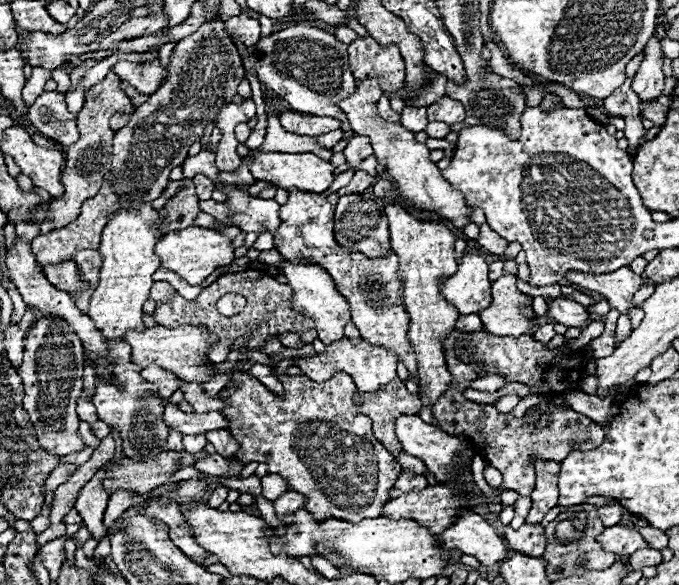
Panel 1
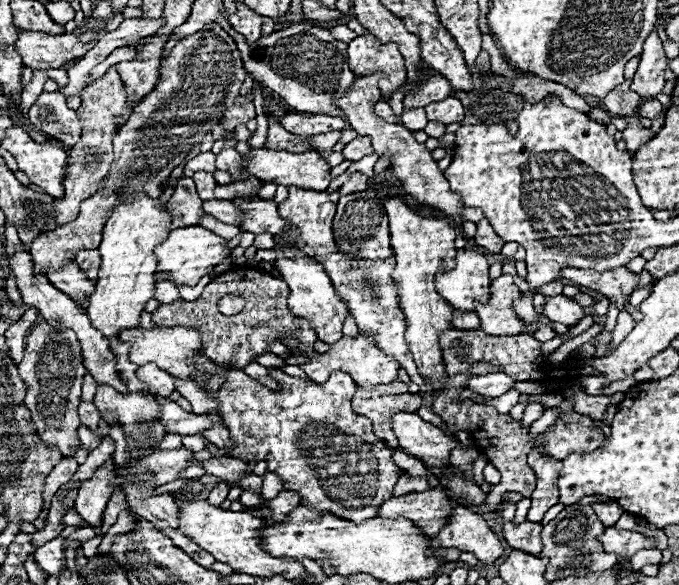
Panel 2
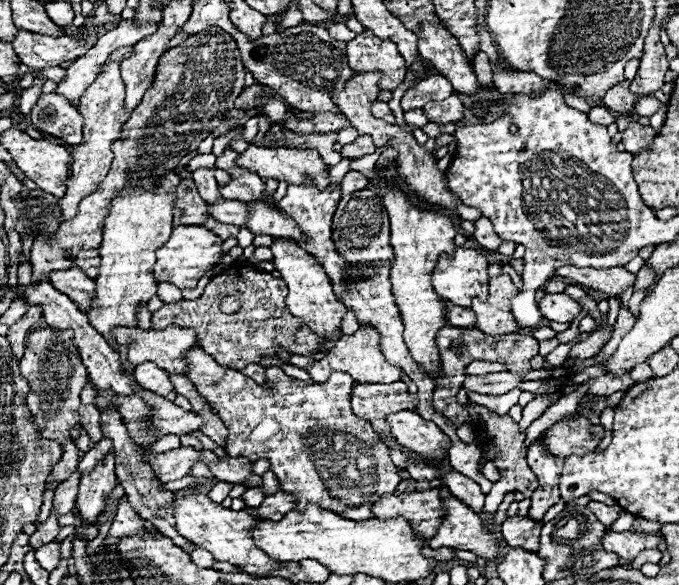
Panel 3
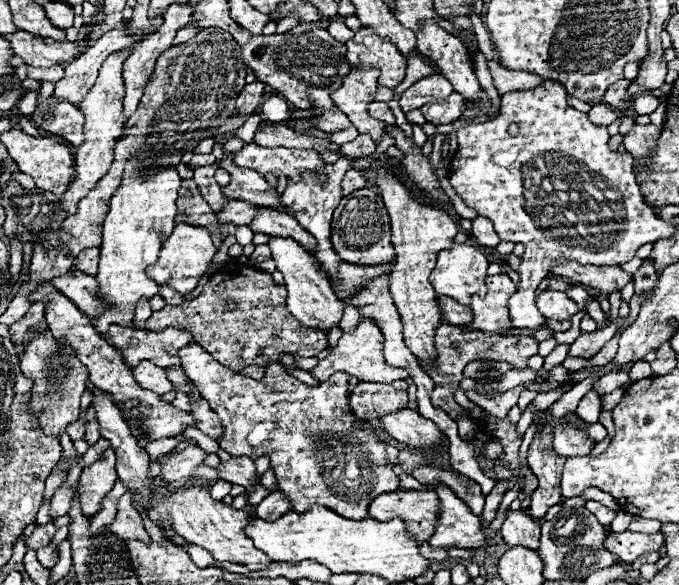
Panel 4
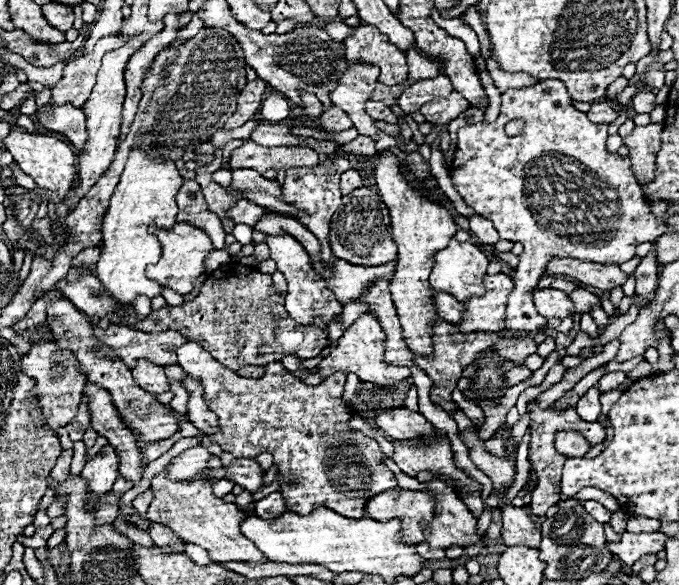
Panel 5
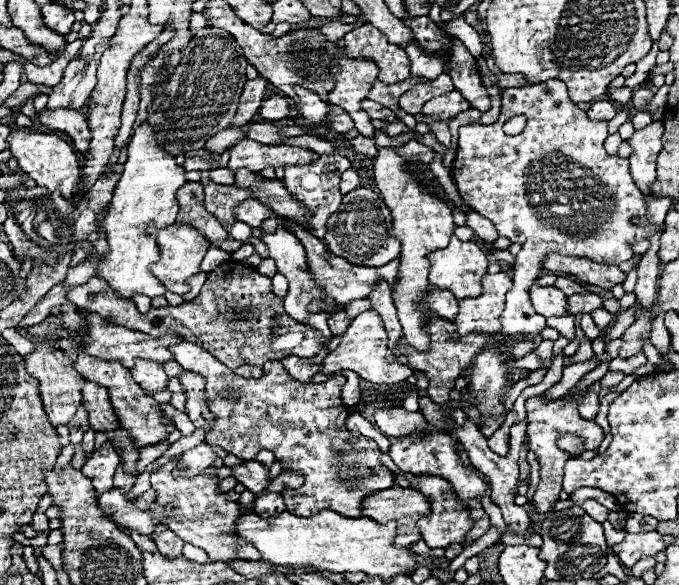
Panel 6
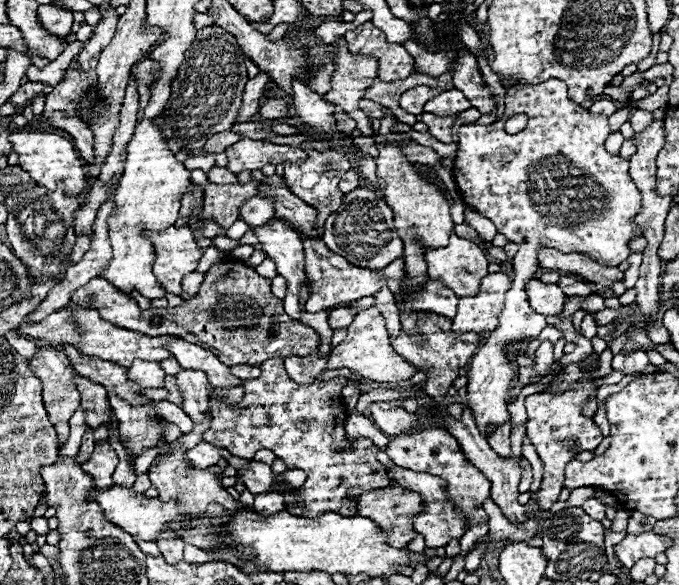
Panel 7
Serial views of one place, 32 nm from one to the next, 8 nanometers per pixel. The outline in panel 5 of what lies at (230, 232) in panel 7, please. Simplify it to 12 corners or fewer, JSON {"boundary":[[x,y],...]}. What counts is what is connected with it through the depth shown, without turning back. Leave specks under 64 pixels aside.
{"boundary":[[234,226],[232,236],[240,244],[252,242],[252,226]]}

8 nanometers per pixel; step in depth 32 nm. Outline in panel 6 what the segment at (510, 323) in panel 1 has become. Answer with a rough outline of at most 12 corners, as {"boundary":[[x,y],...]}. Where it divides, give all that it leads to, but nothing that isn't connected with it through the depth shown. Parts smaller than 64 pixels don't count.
{"boundary":[[486,274],[482,294],[458,302],[458,334],[498,330],[508,274]]}

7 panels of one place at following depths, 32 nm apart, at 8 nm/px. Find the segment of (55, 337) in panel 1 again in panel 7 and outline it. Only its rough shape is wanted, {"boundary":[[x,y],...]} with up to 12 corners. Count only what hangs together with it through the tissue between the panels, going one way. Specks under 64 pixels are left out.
{"boundary":[[42,346],[30,368],[42,380],[50,422],[80,408],[64,352]]}

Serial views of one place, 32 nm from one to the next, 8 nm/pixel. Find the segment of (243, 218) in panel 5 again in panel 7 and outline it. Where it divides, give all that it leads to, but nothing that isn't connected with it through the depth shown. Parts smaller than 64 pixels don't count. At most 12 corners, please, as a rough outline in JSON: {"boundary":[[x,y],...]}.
{"boundary":[[254,196],[240,208],[240,218],[260,226],[274,218],[272,198]]}

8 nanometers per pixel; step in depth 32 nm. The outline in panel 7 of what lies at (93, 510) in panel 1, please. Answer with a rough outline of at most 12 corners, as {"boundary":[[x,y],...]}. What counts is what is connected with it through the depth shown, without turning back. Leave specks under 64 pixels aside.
{"boundary":[[108,440],[94,446],[82,470],[96,488],[112,486],[118,454]]}

